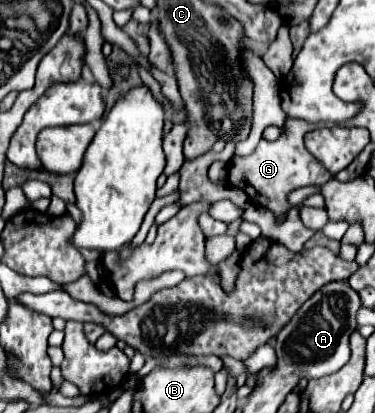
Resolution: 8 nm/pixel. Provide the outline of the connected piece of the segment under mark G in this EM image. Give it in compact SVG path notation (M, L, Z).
M286 118L286 126L280 134L278 140L260 140L256 150L248 156L238 156L234 154L230 164L228 164L228 184L234 188L244 190L254 204L264 206L266 210L274 212L276 222L290 210L288 194L300 186L308 184L324 184L330 180L330 172L304 148L304 134L312 132L322 126L332 126L332 122L300 122Z

